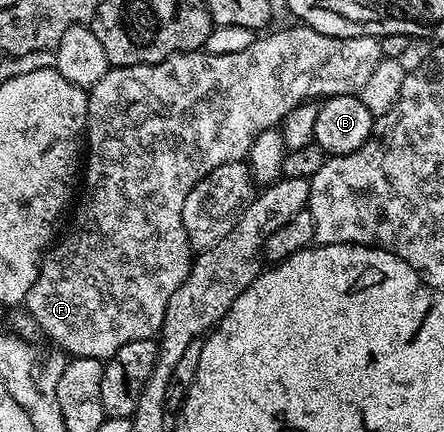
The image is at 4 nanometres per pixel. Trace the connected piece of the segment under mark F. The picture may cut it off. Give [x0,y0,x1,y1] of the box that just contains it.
[25,24,384,360]

